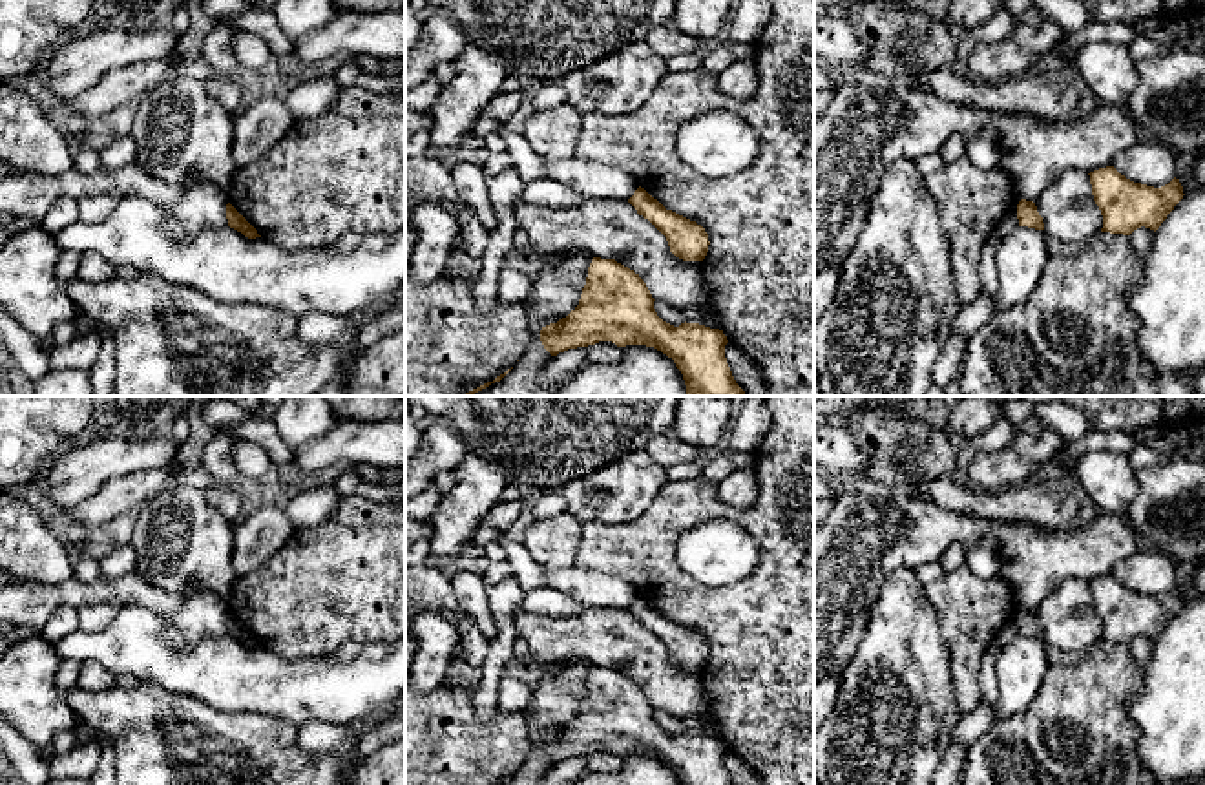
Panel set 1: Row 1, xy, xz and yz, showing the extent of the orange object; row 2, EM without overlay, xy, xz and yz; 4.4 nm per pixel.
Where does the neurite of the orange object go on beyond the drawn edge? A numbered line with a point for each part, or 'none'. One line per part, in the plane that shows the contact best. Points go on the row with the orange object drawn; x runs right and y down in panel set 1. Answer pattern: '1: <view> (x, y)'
none

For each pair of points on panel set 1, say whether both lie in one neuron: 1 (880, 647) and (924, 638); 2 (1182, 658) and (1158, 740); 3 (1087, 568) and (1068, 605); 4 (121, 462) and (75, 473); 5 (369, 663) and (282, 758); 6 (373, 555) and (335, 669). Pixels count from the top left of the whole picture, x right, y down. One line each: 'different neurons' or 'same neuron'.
1: same neuron
2: same neuron
3: different neurons
4: same neuron
5: different neurons
6: different neurons

